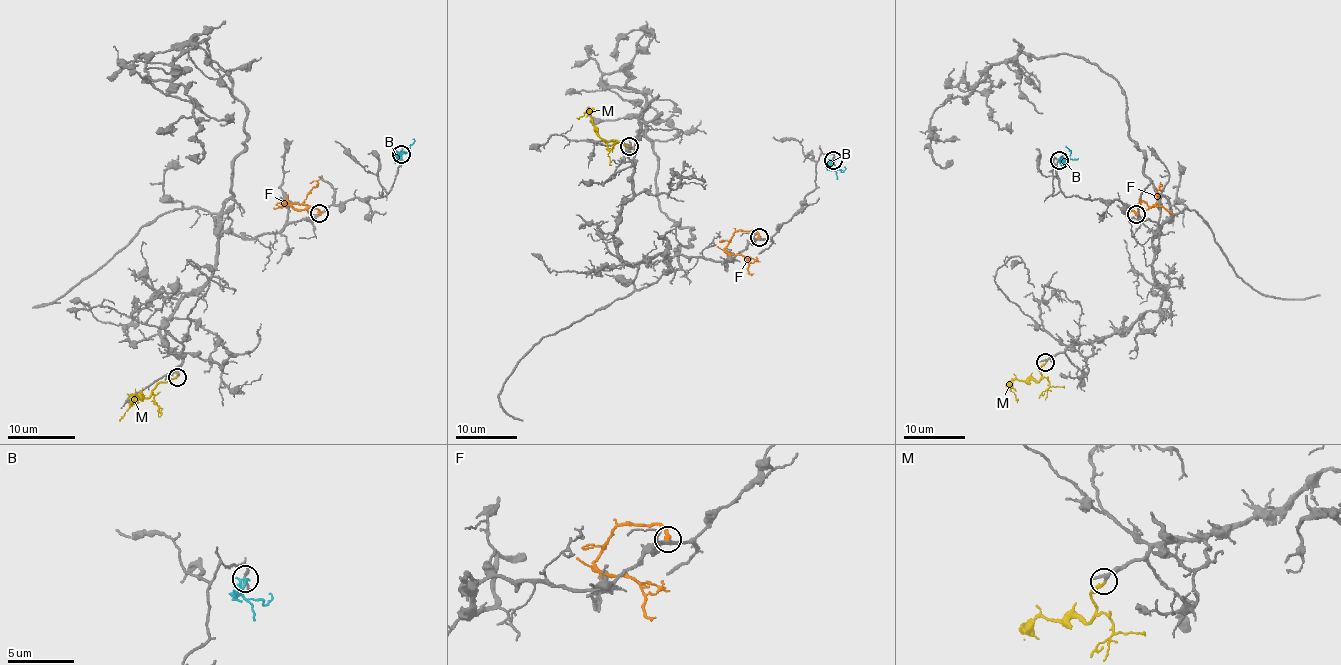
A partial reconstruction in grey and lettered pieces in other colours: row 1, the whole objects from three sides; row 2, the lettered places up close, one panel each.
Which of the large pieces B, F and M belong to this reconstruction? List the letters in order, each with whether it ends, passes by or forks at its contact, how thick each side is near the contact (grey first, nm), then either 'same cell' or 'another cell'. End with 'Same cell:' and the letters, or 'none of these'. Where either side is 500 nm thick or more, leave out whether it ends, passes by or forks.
B: it forks | 190/160 nm | another cell
F: it ends | 280/340 nm | another cell
M: it ends | 200/200 nm | same cell
Same cell: M

